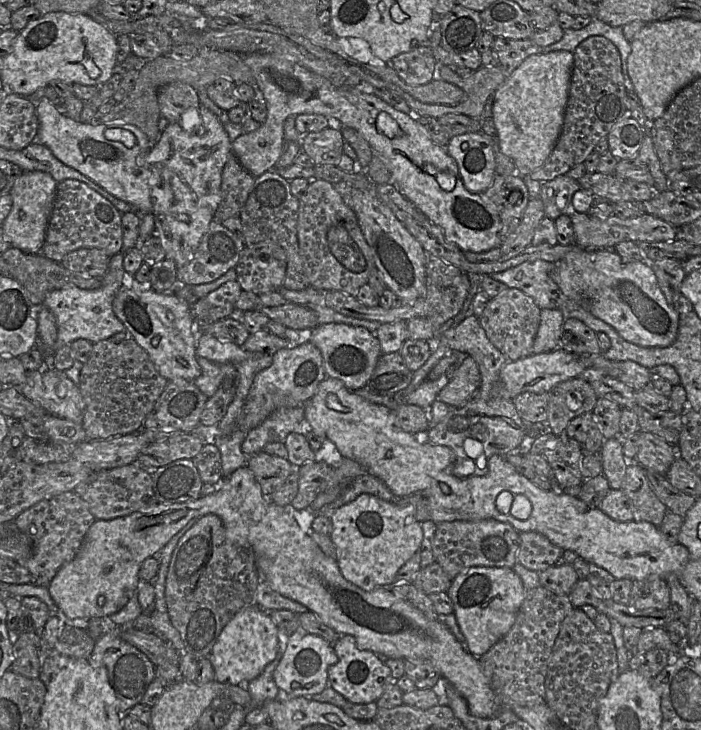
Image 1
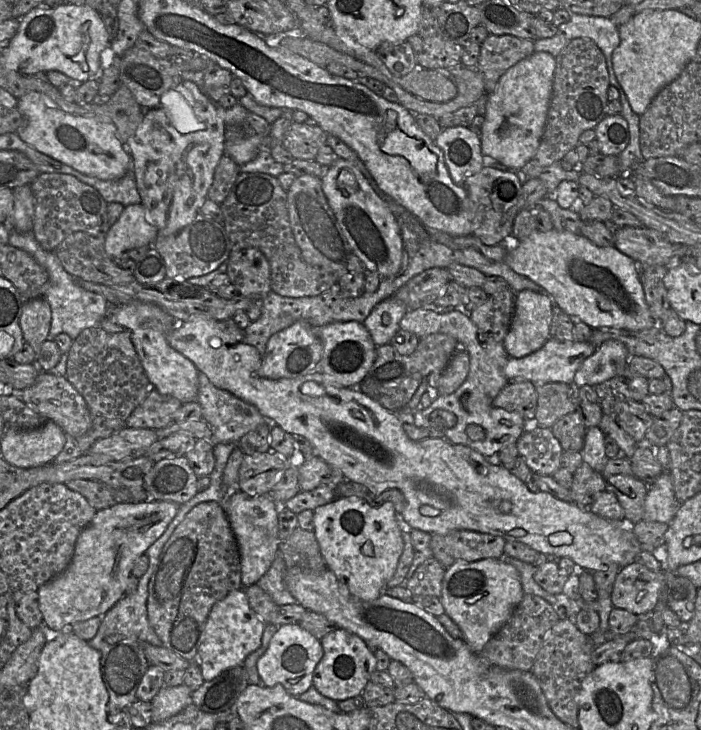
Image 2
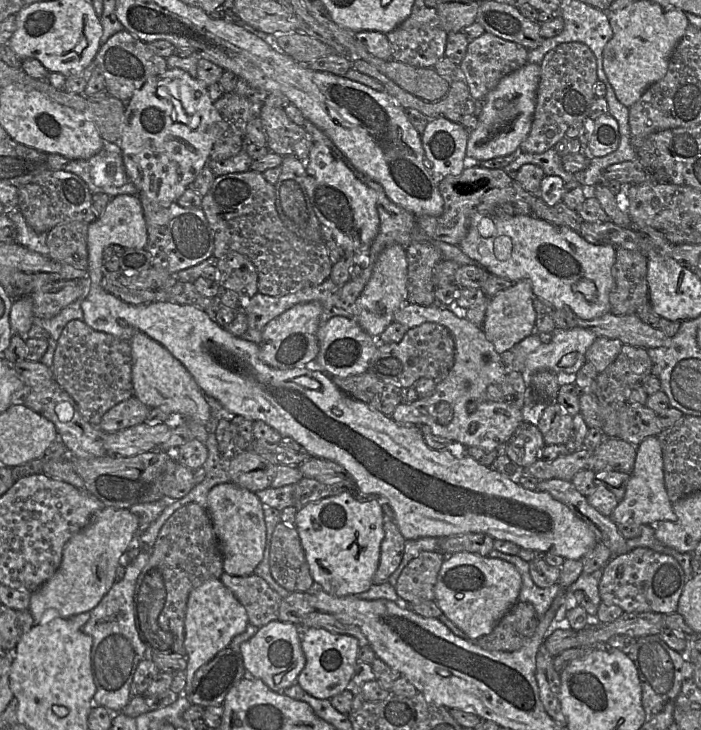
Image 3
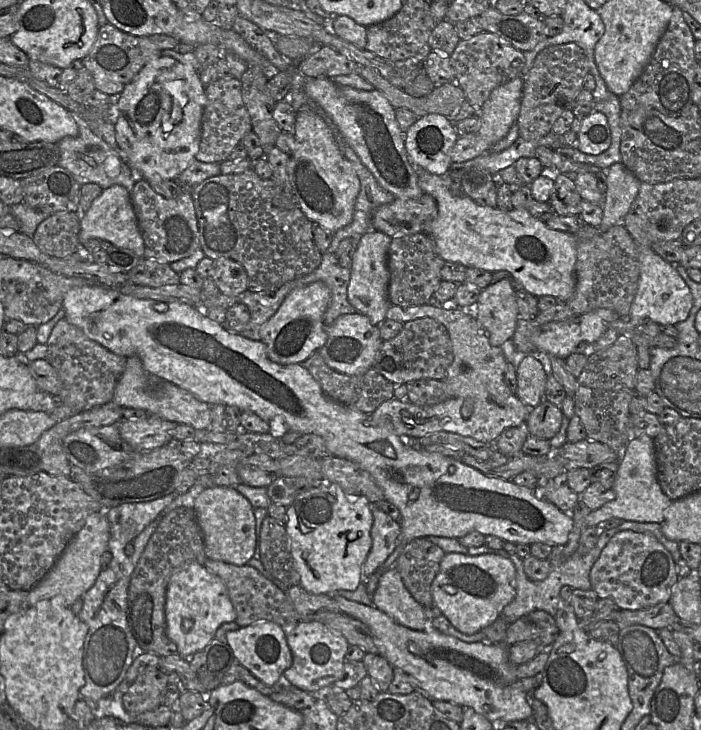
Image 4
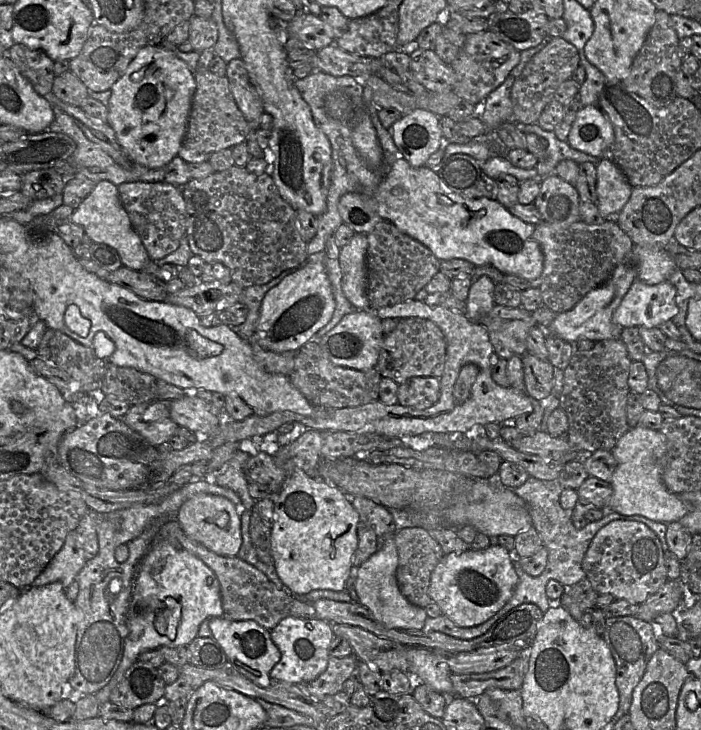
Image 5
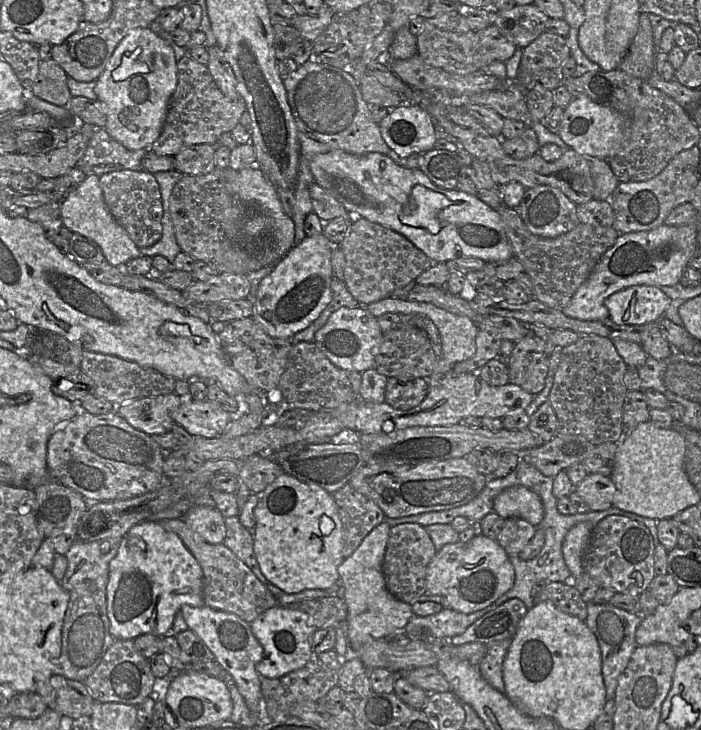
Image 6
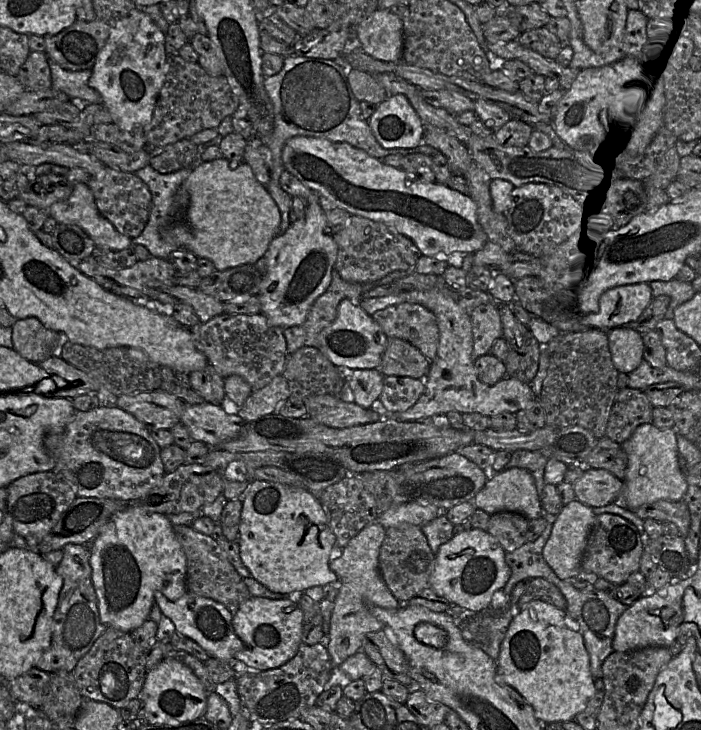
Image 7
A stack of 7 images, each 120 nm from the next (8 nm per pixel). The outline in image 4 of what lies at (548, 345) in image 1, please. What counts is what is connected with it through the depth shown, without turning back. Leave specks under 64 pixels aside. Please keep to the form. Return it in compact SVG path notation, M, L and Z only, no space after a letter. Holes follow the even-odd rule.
M510 278L491 282L480 291L476 302L476 320L493 346L501 347L513 337L519 319L515 292L516 286Z

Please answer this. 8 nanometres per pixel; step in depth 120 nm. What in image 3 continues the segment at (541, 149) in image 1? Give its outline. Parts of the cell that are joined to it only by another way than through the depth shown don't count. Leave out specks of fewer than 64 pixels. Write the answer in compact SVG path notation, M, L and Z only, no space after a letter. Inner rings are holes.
M527 63L517 71L505 76L483 100L477 128L469 134L466 157L478 161L513 153L528 136L535 111L536 92L540 80L539 64Z

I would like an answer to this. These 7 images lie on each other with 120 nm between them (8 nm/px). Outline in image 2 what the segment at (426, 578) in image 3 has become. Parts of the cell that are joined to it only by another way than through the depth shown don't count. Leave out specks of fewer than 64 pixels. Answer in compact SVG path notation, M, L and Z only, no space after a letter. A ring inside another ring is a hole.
M430 557L415 570L405 582L405 587L413 597L434 596L439 598L445 570L436 558Z

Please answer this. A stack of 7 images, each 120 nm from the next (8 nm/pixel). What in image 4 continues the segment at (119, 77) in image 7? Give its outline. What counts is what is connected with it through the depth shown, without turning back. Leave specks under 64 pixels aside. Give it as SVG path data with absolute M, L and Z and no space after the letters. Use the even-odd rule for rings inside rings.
M161 55L149 61L125 86L117 102L114 128L118 150L139 178L147 182L173 181L196 160L205 102L205 86L198 72L191 65L185 65L168 56Z

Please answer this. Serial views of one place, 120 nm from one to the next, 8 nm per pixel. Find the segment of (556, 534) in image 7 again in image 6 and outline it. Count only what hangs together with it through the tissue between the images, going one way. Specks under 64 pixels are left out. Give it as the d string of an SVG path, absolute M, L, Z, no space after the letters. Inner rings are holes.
M580 522L573 526L566 534L562 553L565 564L571 576L578 578L583 572L583 556L588 546L594 525L589 522Z

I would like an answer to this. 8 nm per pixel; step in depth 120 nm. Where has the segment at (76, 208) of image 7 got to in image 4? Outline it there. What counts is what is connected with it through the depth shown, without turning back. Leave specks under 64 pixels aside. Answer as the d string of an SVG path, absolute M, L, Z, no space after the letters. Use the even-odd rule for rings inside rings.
M114 185L103 189L81 218L80 228L79 243L81 245L91 238L102 239L111 242L116 247L129 249L137 256L145 258L145 243L132 205L130 192L123 186Z

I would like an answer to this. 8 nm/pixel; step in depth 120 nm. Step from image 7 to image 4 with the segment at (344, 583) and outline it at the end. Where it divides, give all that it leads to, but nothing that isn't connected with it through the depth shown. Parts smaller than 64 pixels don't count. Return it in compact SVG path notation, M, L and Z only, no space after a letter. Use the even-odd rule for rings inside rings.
M396 568L387 570L380 577L379 584L371 598L373 606L387 614L396 623L416 631L434 631L430 624L431 620L428 620L424 614L424 607L408 592Z

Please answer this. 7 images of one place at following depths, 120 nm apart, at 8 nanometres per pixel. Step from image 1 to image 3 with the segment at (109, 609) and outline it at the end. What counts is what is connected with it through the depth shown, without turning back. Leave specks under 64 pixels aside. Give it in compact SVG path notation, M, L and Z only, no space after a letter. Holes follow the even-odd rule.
M104 507L96 512L88 525L65 544L61 563L53 576L31 593L29 610L34 623L90 613L115 583L120 558L137 535L138 527L139 519L129 509Z

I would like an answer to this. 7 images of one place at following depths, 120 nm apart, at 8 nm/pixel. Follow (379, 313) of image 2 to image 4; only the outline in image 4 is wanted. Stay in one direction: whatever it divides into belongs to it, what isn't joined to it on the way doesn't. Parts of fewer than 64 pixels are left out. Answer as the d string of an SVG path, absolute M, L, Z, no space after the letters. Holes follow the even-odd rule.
M370 231L359 238L358 246L352 255L350 281L347 290L349 303L360 313L369 318L372 324L379 326L386 320L390 306L388 300L389 271L387 267L388 249L391 237L379 232Z

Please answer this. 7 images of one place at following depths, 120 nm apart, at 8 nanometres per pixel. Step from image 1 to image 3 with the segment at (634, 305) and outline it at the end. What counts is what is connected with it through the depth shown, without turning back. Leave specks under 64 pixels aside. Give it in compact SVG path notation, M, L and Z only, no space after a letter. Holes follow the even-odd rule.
M495 213L475 214L459 247L488 273L508 278L513 282L528 282L536 298L554 310L568 309L585 320L598 318L610 311L609 298L615 284L612 268L616 258L616 247L610 244L590 243L577 231L534 215Z

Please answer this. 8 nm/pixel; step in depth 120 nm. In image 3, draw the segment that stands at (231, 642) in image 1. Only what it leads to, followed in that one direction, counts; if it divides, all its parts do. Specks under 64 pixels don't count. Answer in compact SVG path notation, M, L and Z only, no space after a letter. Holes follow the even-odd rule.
M211 579L194 588L188 597L185 613L186 688L190 691L196 671L231 641L246 631L247 612L234 594L220 580Z

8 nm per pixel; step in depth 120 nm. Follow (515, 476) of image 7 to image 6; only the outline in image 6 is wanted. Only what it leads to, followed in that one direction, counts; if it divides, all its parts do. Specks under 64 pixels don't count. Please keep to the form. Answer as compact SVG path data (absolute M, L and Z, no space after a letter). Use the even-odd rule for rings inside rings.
M522 485L512 486L493 501L493 511L502 518L518 517L534 526L539 526L544 517L544 507L540 497Z

